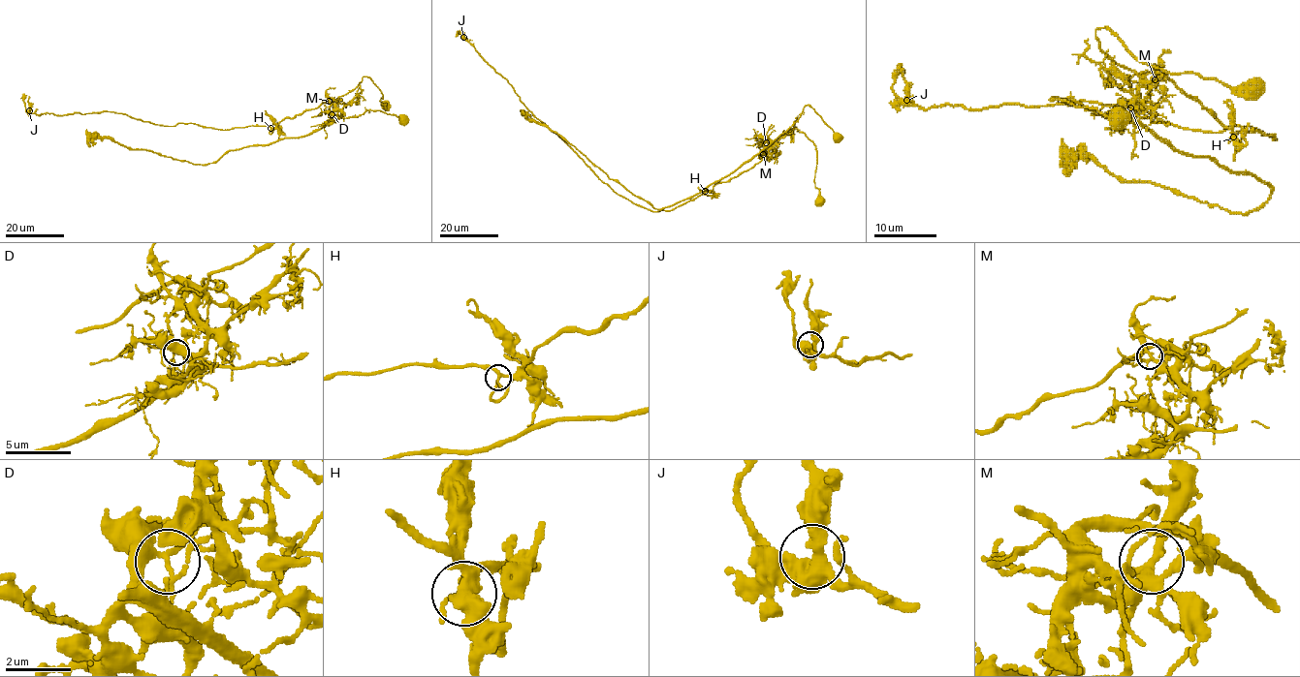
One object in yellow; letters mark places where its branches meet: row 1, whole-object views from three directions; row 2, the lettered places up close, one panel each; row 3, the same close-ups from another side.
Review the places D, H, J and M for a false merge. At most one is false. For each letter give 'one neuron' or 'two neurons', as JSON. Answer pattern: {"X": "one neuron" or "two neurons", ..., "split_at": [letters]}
{"D": "two neurons", "H": "one neuron", "J": "one neuron", "M": "one neuron", "split_at": ["D"]}

